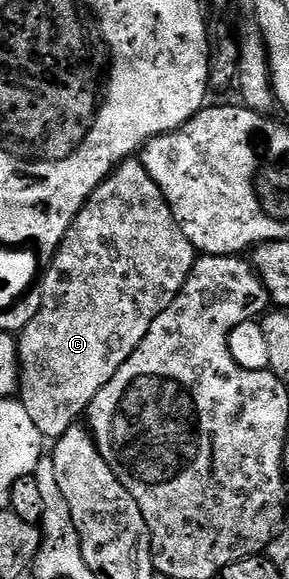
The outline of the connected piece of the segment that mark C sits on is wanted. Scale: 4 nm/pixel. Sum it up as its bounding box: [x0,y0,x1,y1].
[18,159,198,438]

